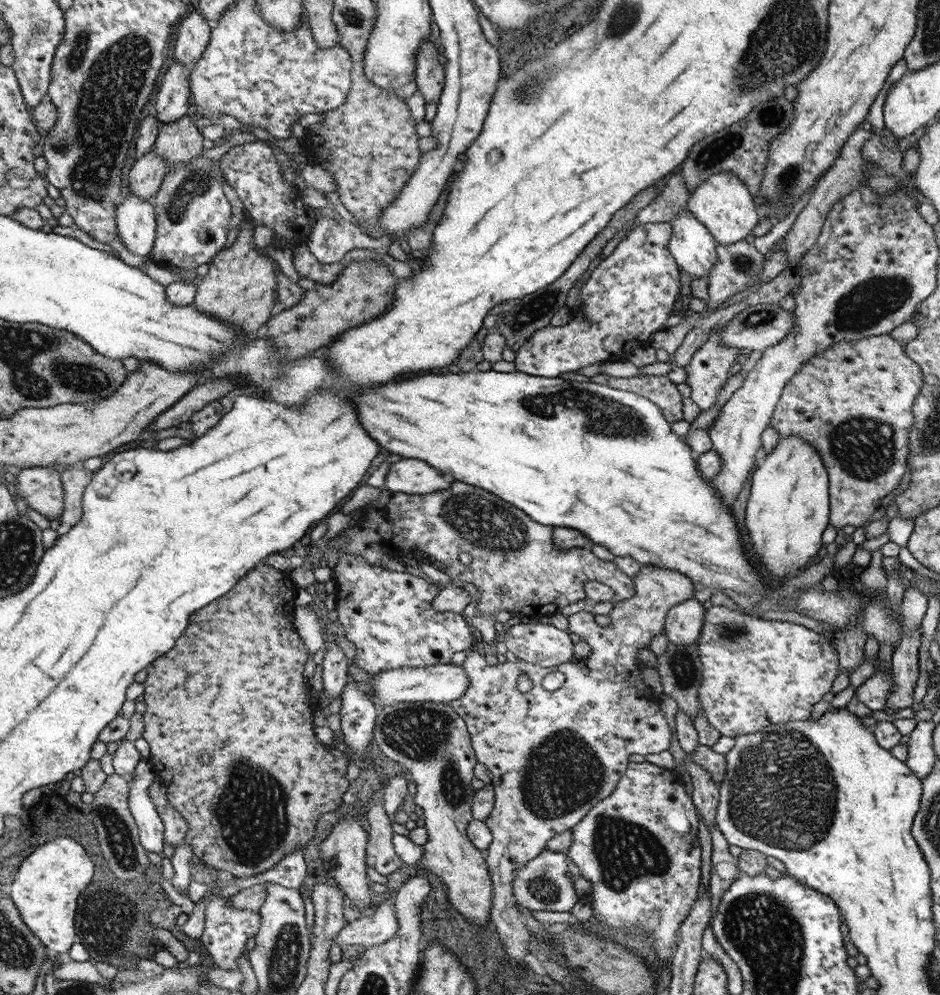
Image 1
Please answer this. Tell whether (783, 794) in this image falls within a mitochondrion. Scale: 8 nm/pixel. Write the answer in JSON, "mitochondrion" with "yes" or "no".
{"mitochondrion":"yes"}

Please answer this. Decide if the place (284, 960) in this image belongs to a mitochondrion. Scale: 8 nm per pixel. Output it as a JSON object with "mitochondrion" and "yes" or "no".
{"mitochondrion":"yes"}

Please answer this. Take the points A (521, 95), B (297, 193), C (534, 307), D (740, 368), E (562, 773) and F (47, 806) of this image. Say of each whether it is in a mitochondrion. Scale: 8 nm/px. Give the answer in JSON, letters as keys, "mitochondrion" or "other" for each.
{"A":"mitochondrion","B":"other","C":"mitochondrion","D":"other","E":"mitochondrion","F":"other"}

